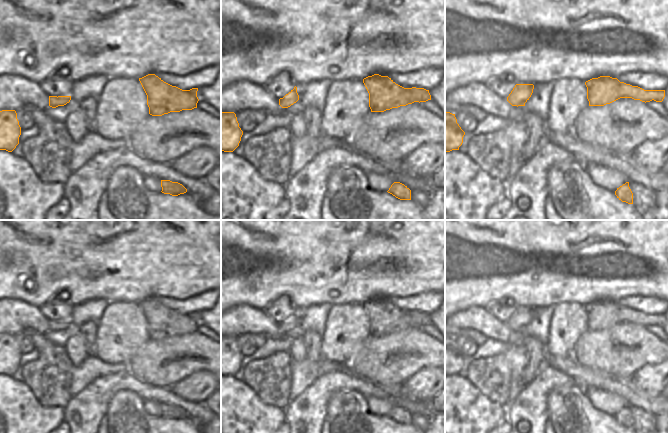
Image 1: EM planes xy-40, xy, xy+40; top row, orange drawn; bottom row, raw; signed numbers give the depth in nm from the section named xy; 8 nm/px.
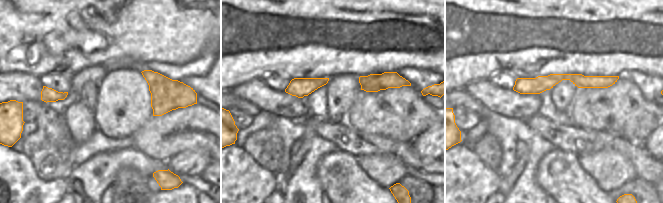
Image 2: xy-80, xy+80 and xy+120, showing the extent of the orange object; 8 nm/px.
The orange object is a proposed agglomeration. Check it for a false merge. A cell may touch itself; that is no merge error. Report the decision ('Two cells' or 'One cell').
Two cells.

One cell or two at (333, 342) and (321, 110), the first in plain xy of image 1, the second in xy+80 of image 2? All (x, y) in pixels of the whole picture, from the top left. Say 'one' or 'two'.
two

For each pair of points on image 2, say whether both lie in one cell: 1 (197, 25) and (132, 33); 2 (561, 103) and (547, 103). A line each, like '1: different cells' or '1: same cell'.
1: same cell
2: different cells

